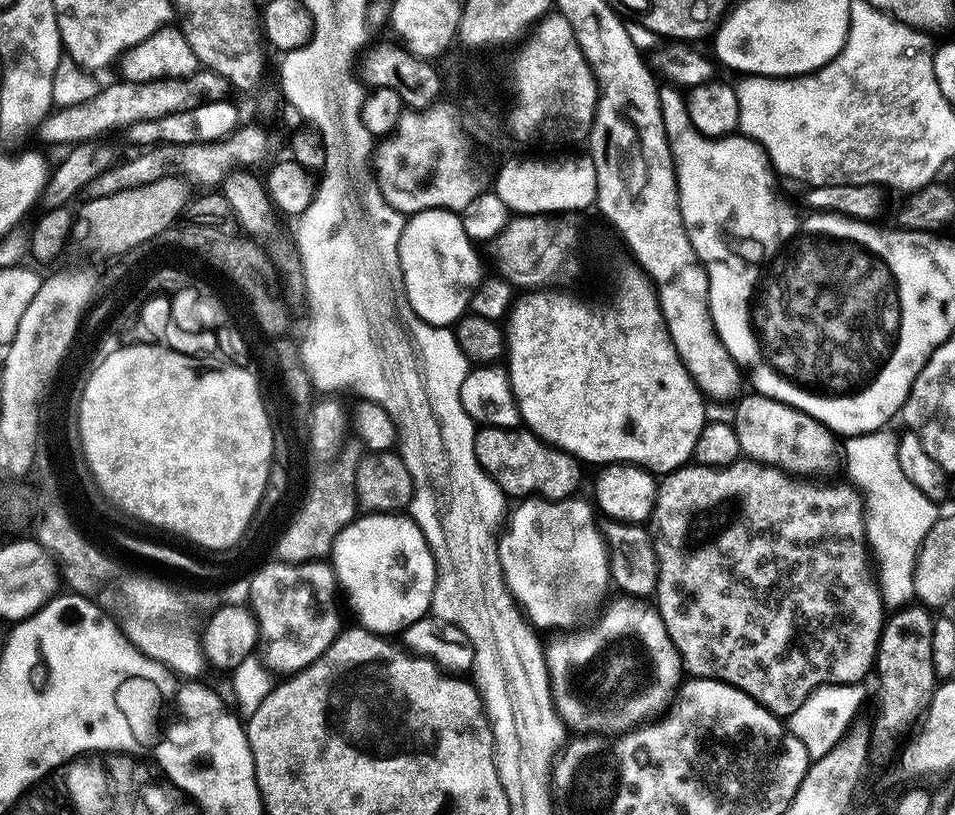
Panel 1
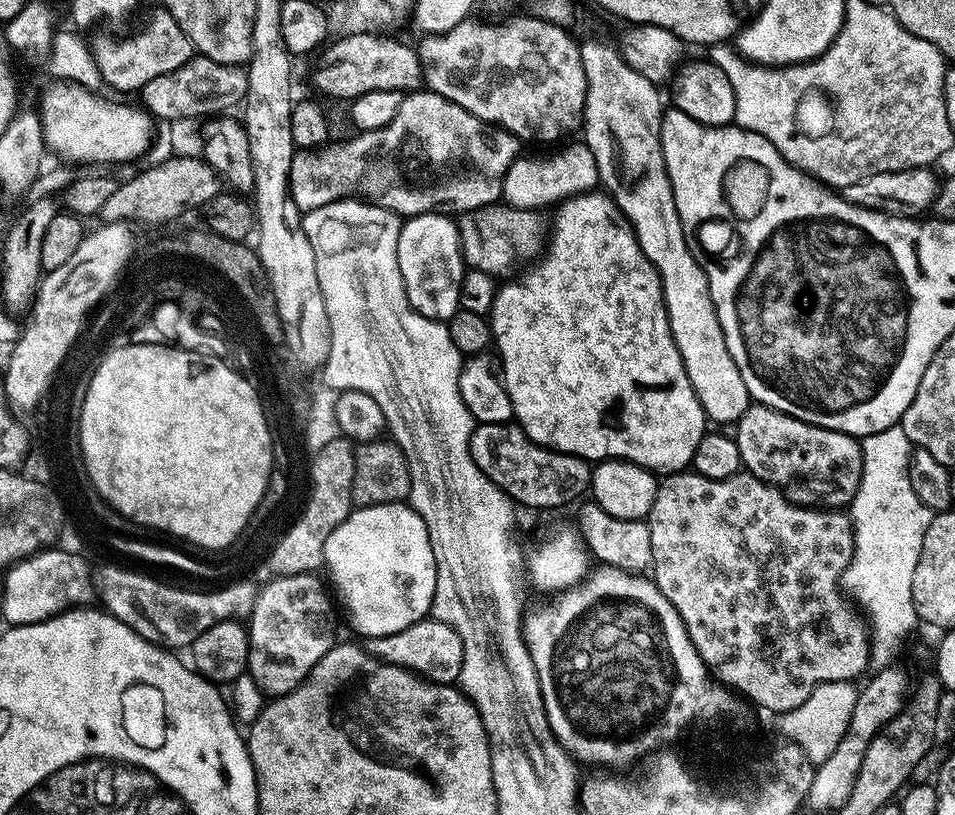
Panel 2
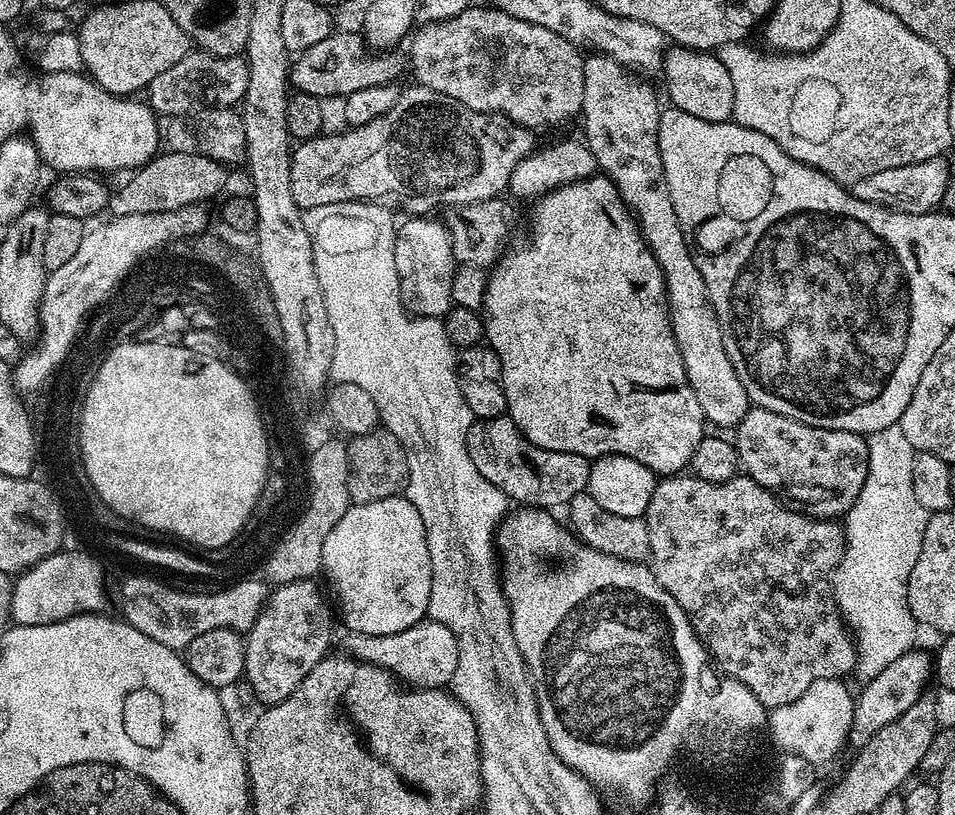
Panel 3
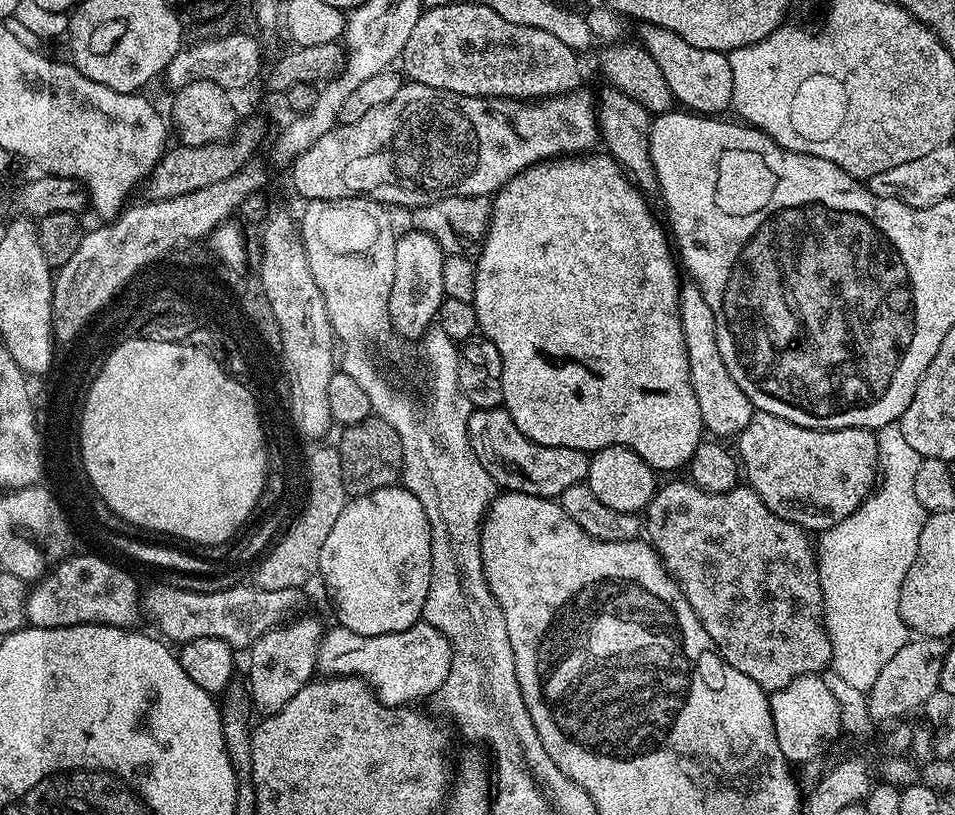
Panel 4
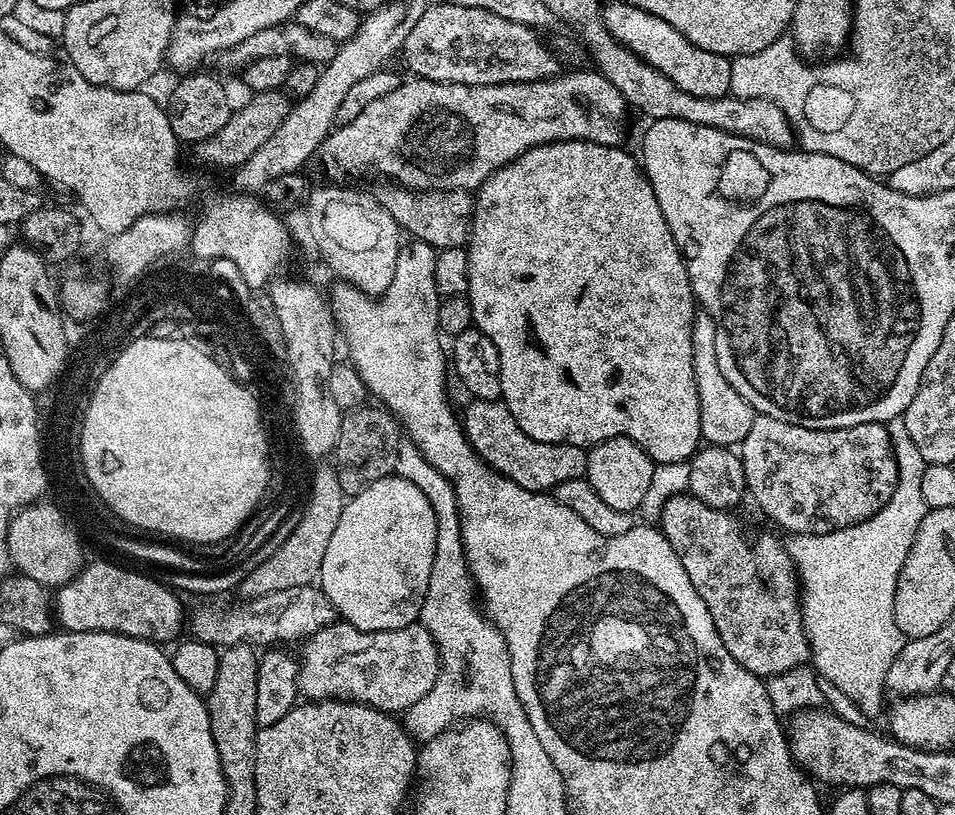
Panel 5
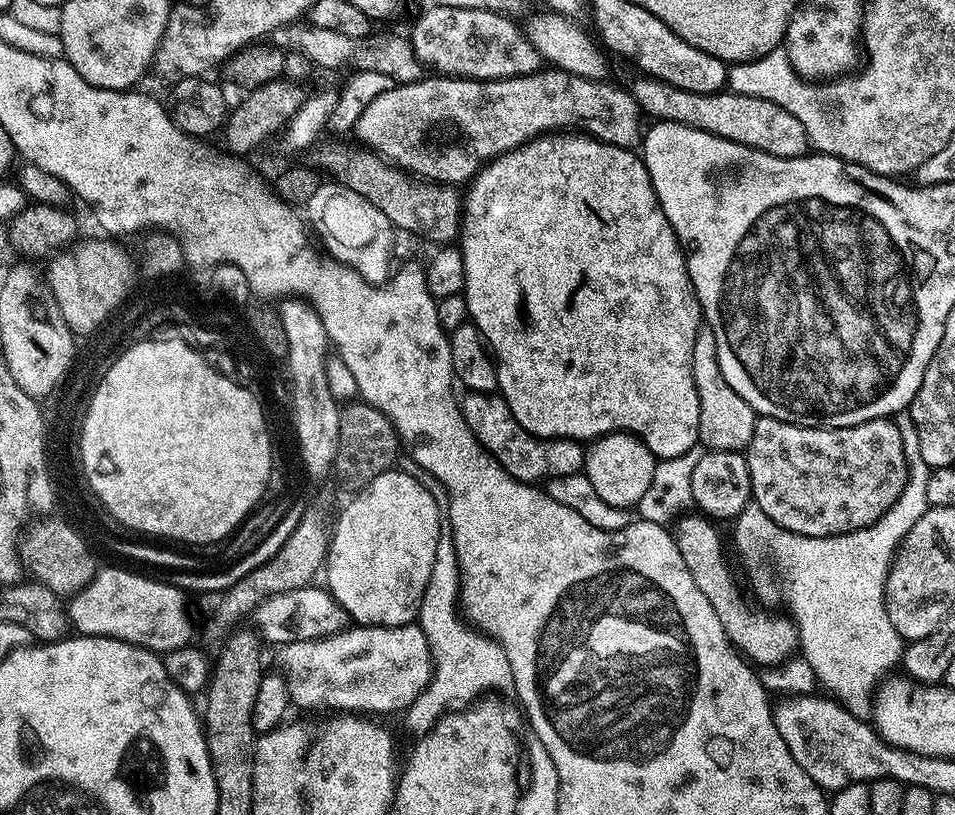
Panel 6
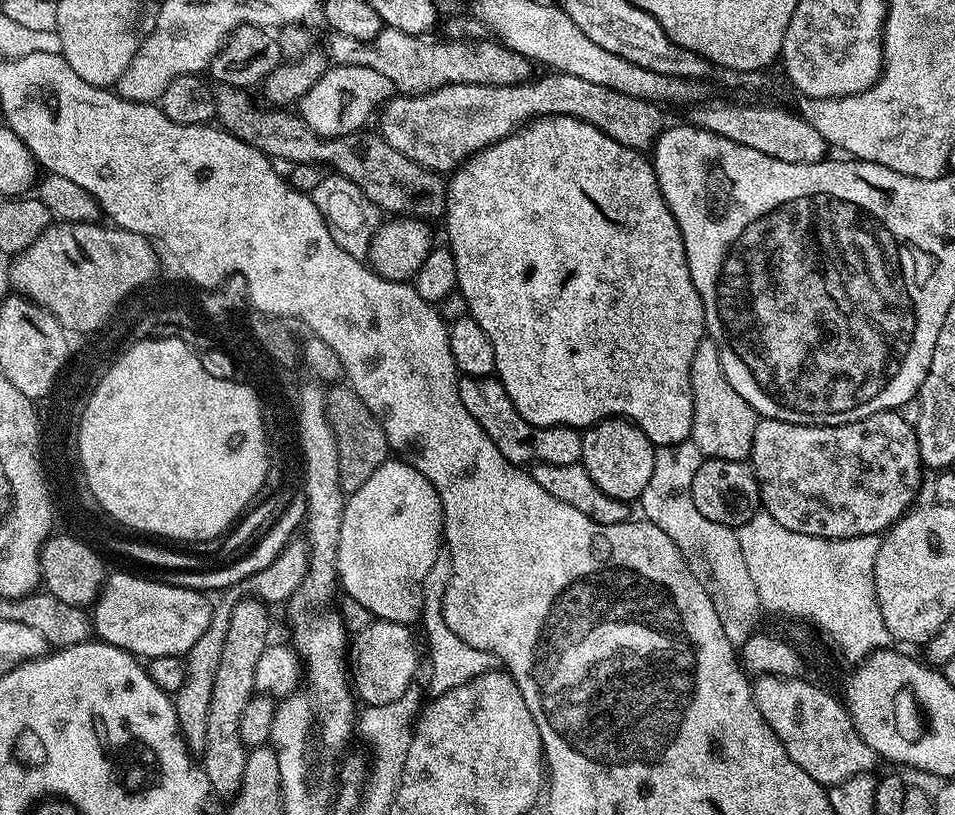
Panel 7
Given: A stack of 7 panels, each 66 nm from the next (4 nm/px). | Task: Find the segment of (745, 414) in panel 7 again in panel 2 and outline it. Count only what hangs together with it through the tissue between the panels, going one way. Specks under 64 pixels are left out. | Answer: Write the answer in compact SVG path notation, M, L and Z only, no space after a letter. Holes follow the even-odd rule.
M636 236L636 241L638 246L642 246L642 254L646 258L650 258L650 262L660 271L664 305L670 322L670 334L674 334L678 354L682 354L682 362L686 366L690 386L694 386L696 397L705 417L709 421L717 420L720 423L717 425L720 426L735 425L748 409L750 397L746 390L746 382L742 382L742 374L738 370L734 358L730 358L730 346L726 346L726 334L722 334L722 326L718 322L718 310L710 298L710 286L702 266L694 258L684 236Z

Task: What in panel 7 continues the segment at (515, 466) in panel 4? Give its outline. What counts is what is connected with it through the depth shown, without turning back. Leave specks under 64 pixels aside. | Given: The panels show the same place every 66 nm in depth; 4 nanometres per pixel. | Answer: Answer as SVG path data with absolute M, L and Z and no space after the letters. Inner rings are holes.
M495 375L464 378L459 381L462 406L478 422L485 434L494 442L509 463L517 466L553 464L570 466L580 463L582 435L574 428L536 428L518 414L514 402L506 394Z

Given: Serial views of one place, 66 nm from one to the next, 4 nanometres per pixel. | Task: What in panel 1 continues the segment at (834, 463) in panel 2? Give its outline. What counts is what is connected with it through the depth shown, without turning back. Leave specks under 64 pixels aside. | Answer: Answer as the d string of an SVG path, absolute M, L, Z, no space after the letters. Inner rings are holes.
M759 394L741 395L735 401L736 420L741 453L749 460L779 468L793 478L824 478L842 468L842 444L837 433L822 422L810 418L802 410Z

